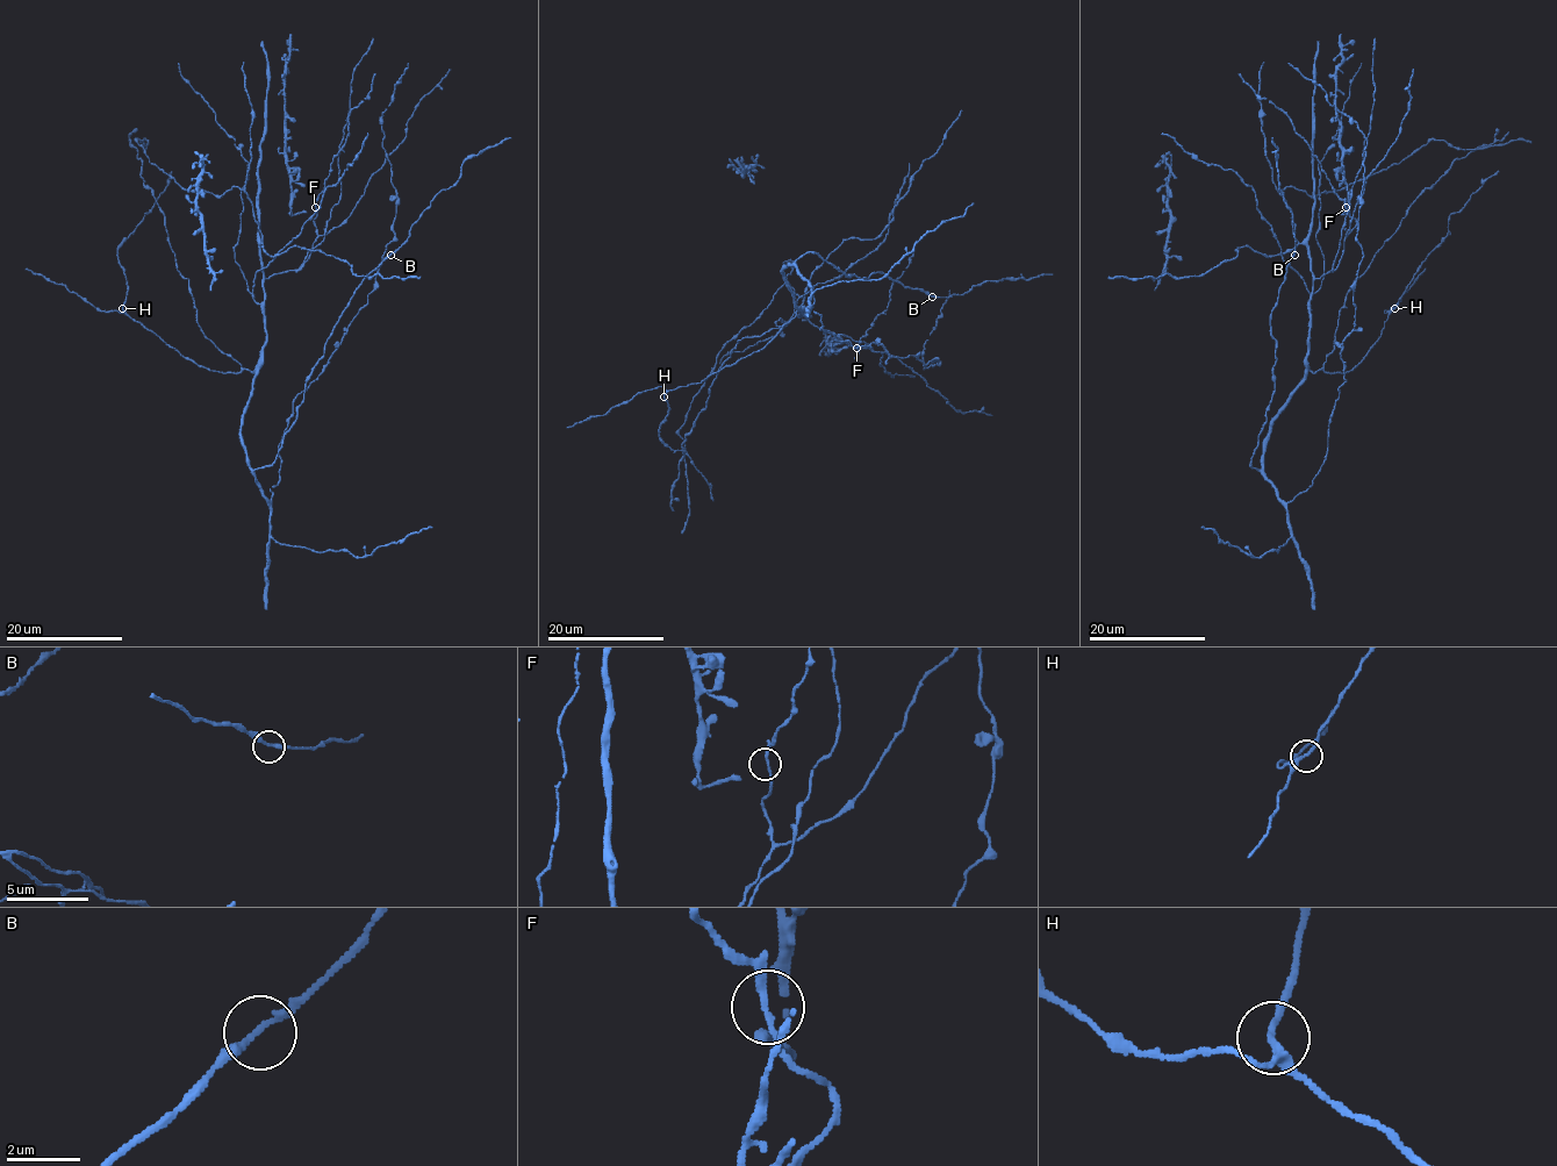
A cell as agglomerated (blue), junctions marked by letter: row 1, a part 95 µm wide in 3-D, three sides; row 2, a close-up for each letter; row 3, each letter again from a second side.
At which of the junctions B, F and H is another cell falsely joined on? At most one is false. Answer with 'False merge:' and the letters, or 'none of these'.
False merge: none of these

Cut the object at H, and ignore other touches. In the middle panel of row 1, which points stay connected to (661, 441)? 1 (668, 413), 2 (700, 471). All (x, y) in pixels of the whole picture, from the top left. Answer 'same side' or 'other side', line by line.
1: same side
2: same side

